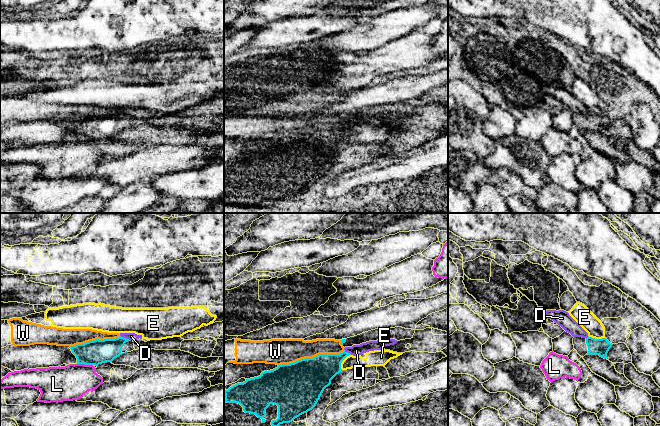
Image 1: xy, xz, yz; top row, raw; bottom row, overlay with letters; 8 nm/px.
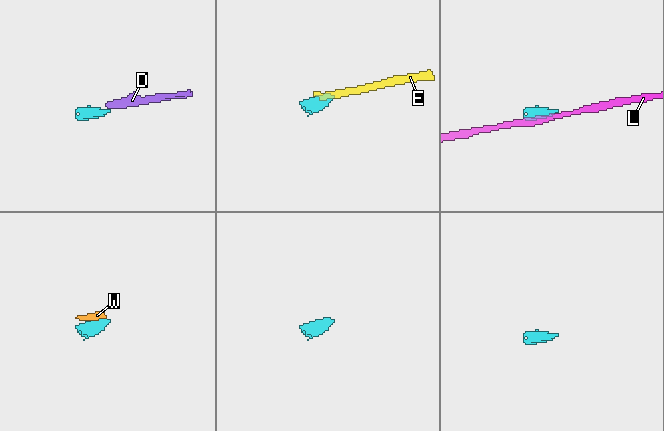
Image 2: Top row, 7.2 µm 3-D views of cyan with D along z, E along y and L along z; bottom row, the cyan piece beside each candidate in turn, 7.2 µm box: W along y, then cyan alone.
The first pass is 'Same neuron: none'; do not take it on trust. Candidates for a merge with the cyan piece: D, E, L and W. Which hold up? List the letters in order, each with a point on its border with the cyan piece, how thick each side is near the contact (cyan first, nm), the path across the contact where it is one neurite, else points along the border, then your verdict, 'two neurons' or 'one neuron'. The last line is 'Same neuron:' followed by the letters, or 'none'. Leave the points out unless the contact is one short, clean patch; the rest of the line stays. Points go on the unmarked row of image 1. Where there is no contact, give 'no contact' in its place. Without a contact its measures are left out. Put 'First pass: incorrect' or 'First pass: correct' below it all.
D: xy (126, 114) | 190/60 nm | along xy (121, 112), (130, 116) | two neurons
E: xz (341, 138) | 280/110 nm | along xz (350, 130), (342, 137), (342, 146) | two neurons
L: xy (85, 140) | 200/280 nm | two neurons
W: xz (311, 134) | 380/200 nm | two neurons
Same neuron: none
First pass: correct

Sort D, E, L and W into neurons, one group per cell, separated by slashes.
D W / E / L

